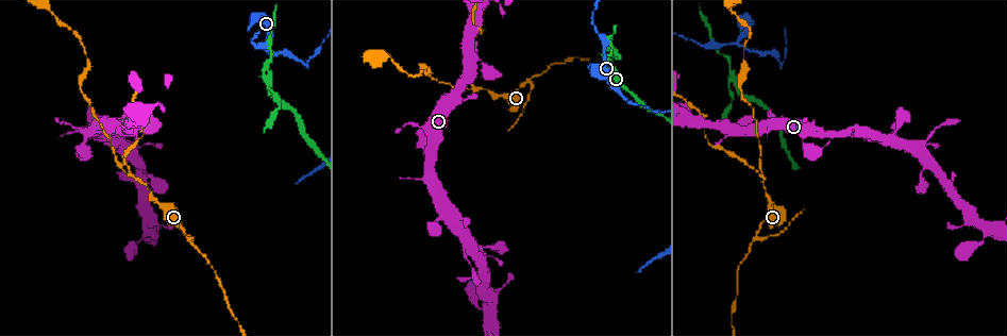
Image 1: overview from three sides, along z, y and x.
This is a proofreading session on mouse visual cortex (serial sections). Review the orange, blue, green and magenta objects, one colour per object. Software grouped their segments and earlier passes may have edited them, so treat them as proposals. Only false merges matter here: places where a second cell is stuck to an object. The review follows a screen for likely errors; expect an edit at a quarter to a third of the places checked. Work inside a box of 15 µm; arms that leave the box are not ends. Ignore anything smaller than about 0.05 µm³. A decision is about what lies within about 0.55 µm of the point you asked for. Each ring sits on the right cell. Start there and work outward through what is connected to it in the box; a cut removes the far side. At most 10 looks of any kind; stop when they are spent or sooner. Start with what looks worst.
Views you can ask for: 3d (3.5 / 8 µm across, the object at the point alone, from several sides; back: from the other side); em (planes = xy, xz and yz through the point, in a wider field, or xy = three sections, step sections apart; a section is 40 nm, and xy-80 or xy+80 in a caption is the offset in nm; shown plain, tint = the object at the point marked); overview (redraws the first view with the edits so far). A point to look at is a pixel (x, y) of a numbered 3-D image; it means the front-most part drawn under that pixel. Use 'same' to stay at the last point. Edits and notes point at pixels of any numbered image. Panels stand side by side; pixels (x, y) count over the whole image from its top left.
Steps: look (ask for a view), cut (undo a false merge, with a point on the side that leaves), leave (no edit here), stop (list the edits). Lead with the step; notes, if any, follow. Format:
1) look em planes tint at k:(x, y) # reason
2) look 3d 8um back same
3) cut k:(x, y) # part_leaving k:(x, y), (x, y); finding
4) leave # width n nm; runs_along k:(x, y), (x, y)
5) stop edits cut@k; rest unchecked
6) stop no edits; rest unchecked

look 3d 3.5um at 1:(137, 181) # a narrow waist

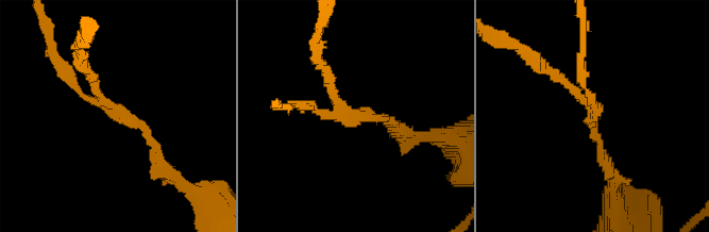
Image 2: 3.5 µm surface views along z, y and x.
look em xy step 3 tint at 2:(353, 119) # arms 3; arm_widths 100, 150, 150 nm; shape alone is not enough

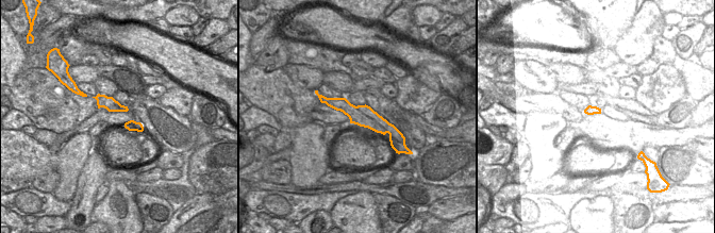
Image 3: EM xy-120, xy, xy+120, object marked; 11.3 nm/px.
cut 2:(558, 77) # part_leaving 2:(586, 101), (512, 46); a second cell is stuck on

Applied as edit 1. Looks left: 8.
look overview # redraw

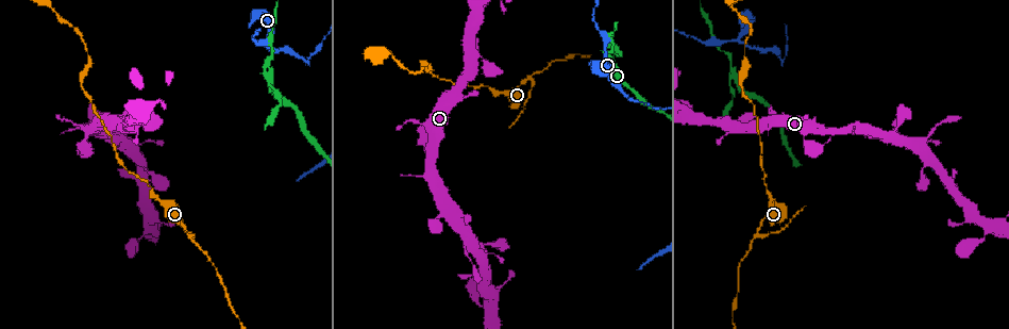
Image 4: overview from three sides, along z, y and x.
look 3d 3.5um at 4:(528, 77) # abrupt turn

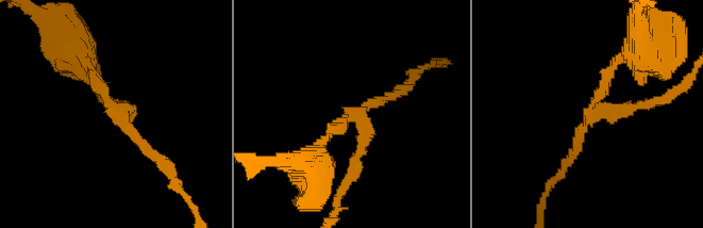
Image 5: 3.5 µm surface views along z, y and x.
look em xy step 3 tint at 5:(593, 111)

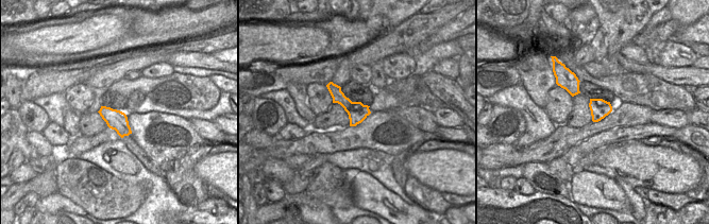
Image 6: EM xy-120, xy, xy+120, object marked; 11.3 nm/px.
look em xy step 2 tint same

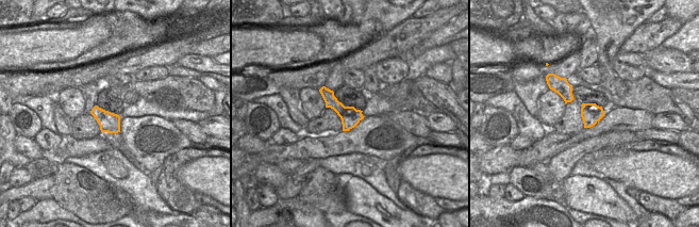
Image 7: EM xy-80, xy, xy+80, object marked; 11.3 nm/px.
cut 5:(643, 106) # a second cell is stuck on

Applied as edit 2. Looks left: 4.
look overview

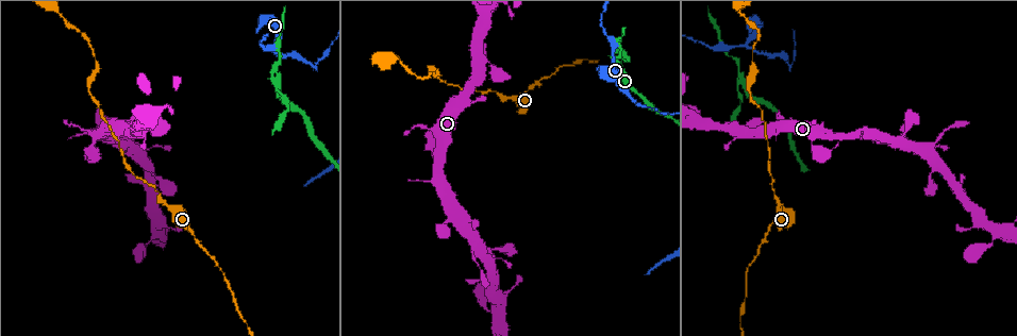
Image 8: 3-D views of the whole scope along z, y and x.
look 3d 3.5um at 8:(742, 83) # sudden change in width

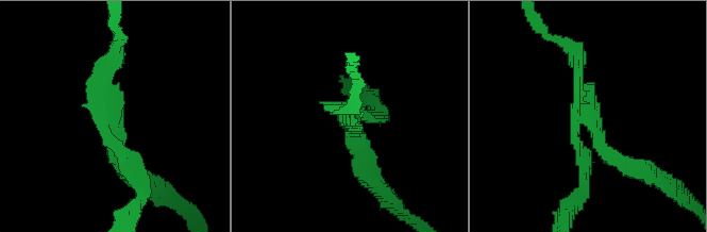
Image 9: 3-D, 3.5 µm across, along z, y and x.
look em xy step 2 tint at 9:(595, 123) # arms 3; arm_widths 150, 150, 250 nm

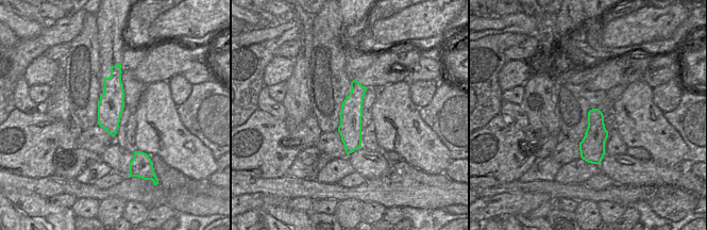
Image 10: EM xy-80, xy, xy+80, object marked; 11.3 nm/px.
cut 9:(351, 86) # part_leaving 9:(344, 111), (373, 116), (373, 102); two cells meet here

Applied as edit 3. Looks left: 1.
stop edits cut@2, cut@5, cut@9; rest unchecked

